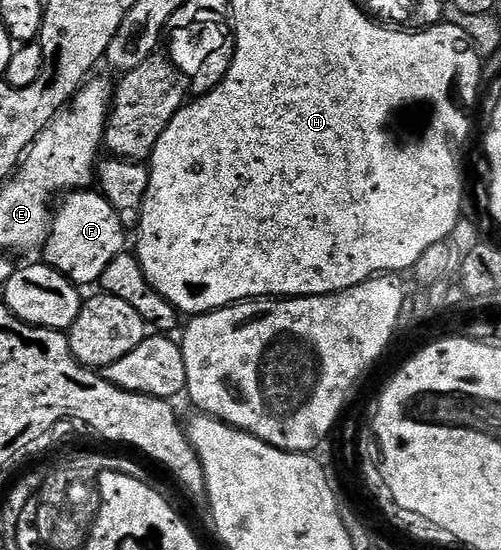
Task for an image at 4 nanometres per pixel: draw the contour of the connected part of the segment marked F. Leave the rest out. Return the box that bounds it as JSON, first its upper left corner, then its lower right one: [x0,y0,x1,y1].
[41,189,128,287]

